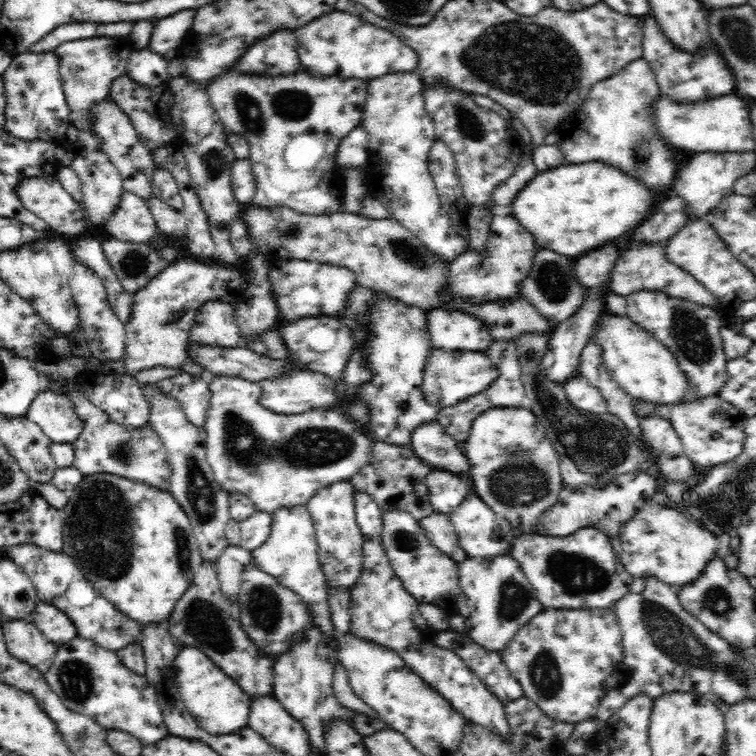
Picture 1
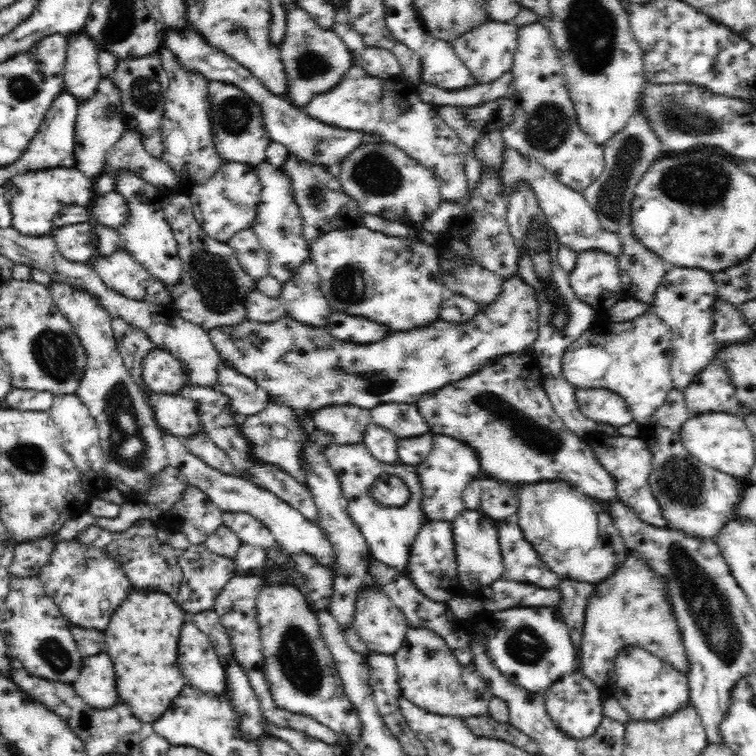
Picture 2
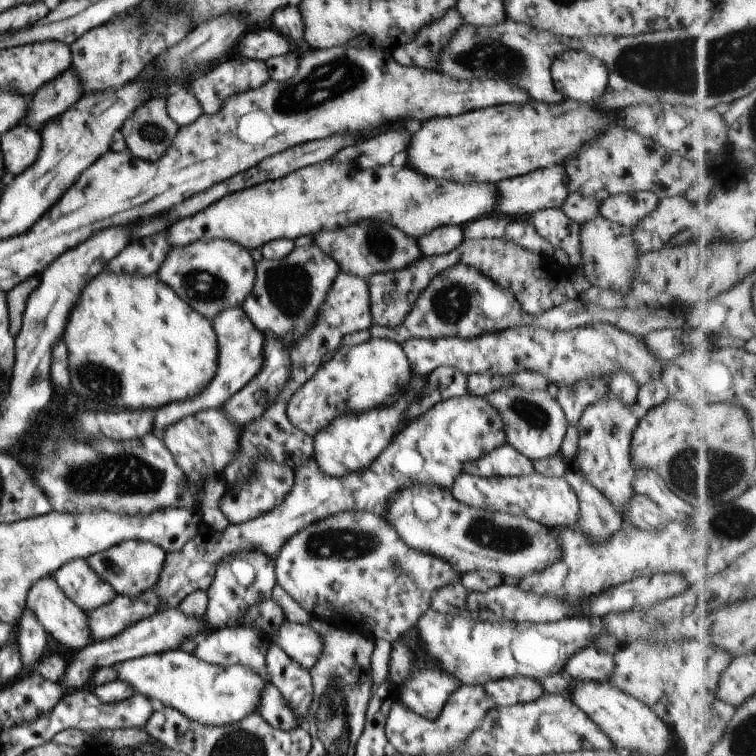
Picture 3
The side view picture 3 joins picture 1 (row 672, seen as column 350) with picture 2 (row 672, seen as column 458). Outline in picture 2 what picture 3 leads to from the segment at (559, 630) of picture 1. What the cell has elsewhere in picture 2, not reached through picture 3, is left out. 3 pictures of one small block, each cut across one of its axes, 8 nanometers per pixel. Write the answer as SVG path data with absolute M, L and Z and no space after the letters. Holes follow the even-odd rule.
M576 670L556 681L547 691L542 692L542 695L547 713L554 724L562 732L578 741L592 736L605 717L600 688Z

